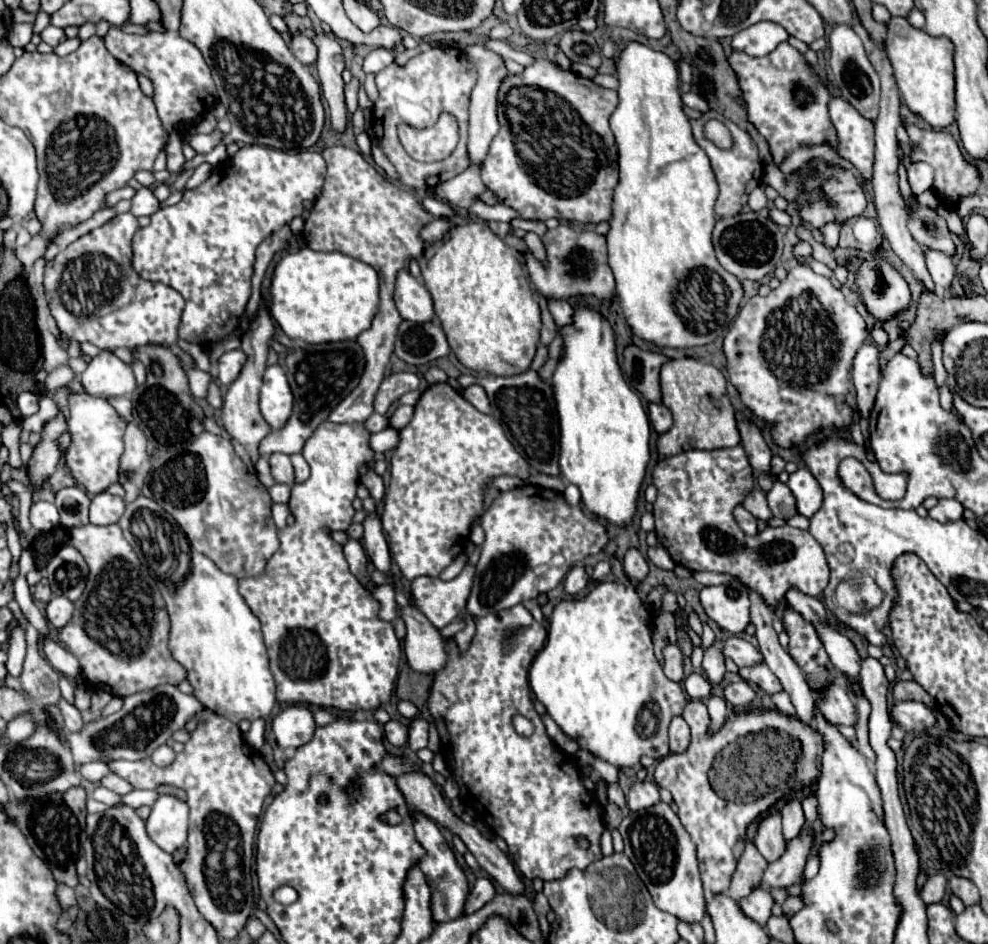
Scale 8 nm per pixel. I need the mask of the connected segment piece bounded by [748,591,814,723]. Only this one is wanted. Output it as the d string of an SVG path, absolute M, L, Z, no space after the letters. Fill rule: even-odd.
M748 591L748 595L750 595L750 603L752 603L750 605L750 613L754 613L752 615L752 623L756 625L756 639L758 639L758 647L760 647L760 653L764 657L764 662L773 673L776 673L780 683L782 683L782 687L784 687L784 691L790 695L790 699L792 699L792 703L796 707L798 719L810 723L812 715L814 715L814 697L812 697L812 691L810 691L808 683L806 683L800 667L789 655L788 649L780 645L778 634L774 633L774 629L772 629L772 619L770 619L772 611L766 609L766 605L764 605L764 601L760 597L754 597L754 593L750 593L750 591Z

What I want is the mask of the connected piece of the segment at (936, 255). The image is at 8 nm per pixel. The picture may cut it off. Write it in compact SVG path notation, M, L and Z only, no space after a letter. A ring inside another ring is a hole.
M924 249L924 257L926 257L926 267L930 271L934 285L940 289L948 289L954 277L952 259L942 251L934 251L934 249Z

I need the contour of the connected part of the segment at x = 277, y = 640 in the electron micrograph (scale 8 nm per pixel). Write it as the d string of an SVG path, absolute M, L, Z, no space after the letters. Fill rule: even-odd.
M324 421L314 431L314 435L306 441L302 449L302 455L308 461L312 475L306 481L292 485L292 497L288 503L292 515L296 517L296 523L292 527L278 529L280 549L268 559L264 573L238 581L240 595L246 599L248 607L262 623L278 701L358 711L380 709L392 697L400 661L400 641L394 635L394 627L378 619L378 603L350 573L342 545L338 545L330 537L332 531L346 531L352 523L352 501L360 483L358 467L370 461L374 455L368 445L368 437L370 433L362 427L362 423L338 425Z

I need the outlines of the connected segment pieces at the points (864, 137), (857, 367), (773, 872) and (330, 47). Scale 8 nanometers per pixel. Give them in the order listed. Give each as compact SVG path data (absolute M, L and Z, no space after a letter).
M836 95L830 97L828 109L838 139L836 153L848 159L864 179L870 179L874 165L874 123Z
M864 343L854 357L852 381L856 387L856 399L858 399L858 409L860 409L862 417L870 415L874 397L878 391L878 381L880 381L878 355L880 355L880 351L876 349L876 345Z
M806 831L804 835L790 841L786 847L786 853L778 861L774 861L774 865L766 867L758 889L764 889L764 891L784 889L796 881L802 881L802 871L812 843L814 843L812 831Z
M318 33L314 43L318 45L316 65L318 65L320 87L330 109L330 125L336 133L344 133L348 127L348 113L346 113L344 81L342 81L342 71L344 71L342 49L336 39L326 37L322 33Z

